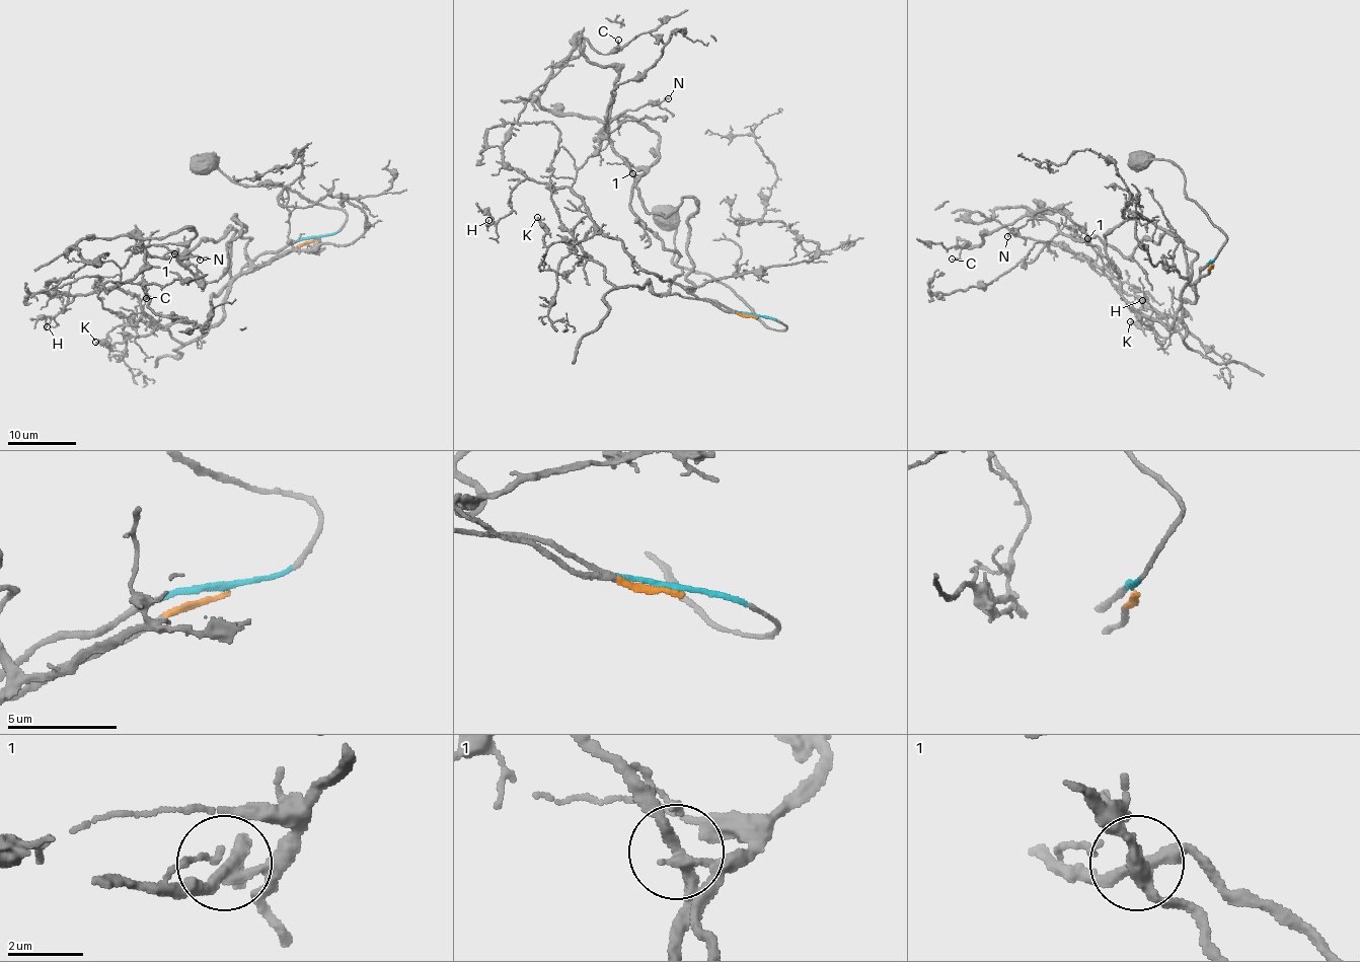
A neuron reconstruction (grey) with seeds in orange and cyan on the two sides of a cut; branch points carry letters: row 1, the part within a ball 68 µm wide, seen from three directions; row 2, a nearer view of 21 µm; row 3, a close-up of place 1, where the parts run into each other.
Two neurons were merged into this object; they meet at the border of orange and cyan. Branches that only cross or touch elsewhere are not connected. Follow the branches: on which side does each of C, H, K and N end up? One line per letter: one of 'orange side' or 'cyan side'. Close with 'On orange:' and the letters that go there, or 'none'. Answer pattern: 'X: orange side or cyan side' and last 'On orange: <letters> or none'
C: cyan side
H: orange side
K: orange side
N: cyan side
On orange: H, K

